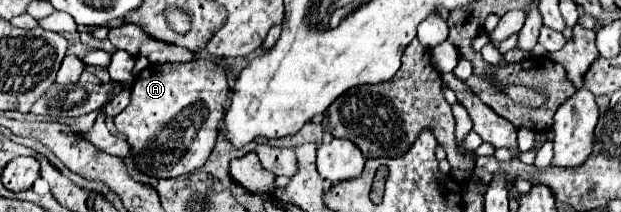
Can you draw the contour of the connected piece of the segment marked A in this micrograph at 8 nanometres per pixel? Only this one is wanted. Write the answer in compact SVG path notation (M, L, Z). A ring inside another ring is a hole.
M208 59L192 63L148 65L132 83L130 105L114 117L116 129L126 137L134 165L156 179L180 177L196 171L210 157L228 99L228 81L220 65Z

